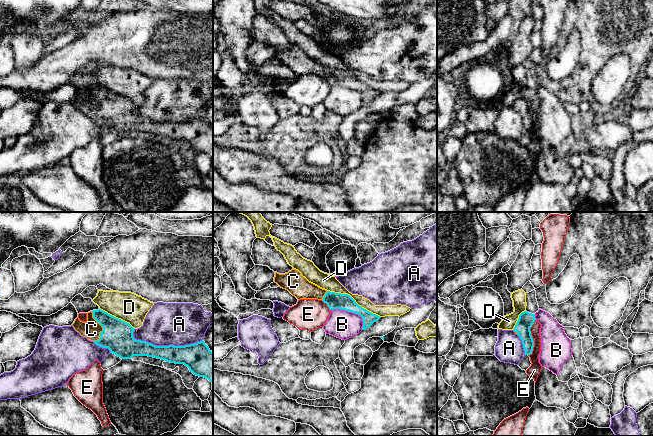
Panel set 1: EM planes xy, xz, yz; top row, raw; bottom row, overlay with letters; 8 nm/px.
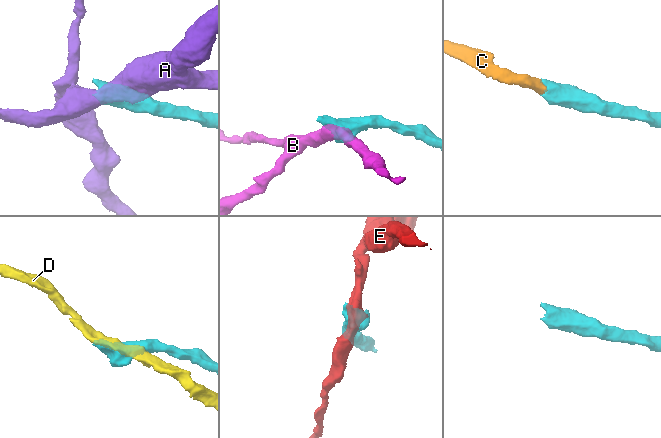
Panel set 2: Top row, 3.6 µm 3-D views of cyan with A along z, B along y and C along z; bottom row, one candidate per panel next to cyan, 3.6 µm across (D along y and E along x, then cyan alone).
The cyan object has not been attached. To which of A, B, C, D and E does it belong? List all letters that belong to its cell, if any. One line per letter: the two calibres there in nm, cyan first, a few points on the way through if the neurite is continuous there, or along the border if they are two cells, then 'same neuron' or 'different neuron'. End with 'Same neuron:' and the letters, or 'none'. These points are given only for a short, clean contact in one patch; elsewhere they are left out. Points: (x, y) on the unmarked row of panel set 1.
A: calibres 220 and 340 nm; different neuron
B: calibres 130 and 220 nm; different neuron
C: calibres 260 and 150 nm; way xy (117, 111), (108, 108), (101, 101), (91, 105); same neuron
D: calibres 130 and 120 nm; different neuron
E: calibres 130 and 90 nm; border yz (535, 95), (530, 104), (533, 126), (528, 131); different neuron
Same neuron: C

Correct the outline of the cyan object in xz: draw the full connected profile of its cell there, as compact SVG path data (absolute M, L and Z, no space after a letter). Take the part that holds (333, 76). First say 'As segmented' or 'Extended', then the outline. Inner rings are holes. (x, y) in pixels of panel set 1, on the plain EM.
Extended. M296 45L285 50L275 48L274 58L298 76L318 75L326 79L330 86L340 85L360 91L363 97L362 106L369 104L381 94L359 82L350 71L330 68L309 58Z

